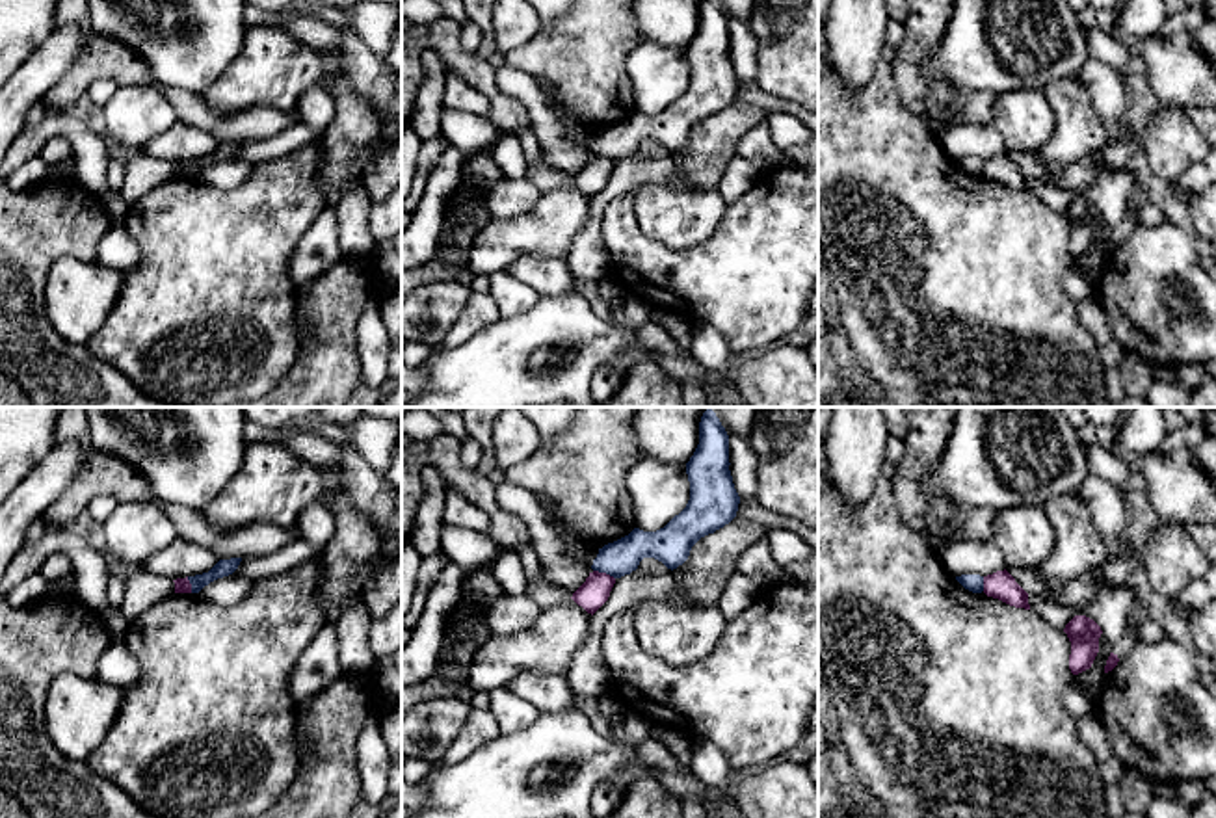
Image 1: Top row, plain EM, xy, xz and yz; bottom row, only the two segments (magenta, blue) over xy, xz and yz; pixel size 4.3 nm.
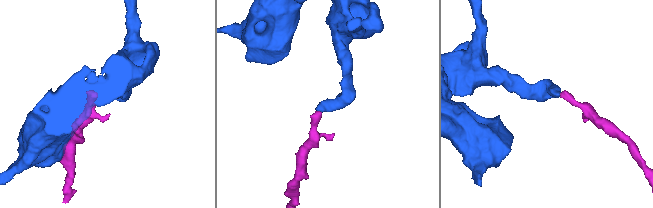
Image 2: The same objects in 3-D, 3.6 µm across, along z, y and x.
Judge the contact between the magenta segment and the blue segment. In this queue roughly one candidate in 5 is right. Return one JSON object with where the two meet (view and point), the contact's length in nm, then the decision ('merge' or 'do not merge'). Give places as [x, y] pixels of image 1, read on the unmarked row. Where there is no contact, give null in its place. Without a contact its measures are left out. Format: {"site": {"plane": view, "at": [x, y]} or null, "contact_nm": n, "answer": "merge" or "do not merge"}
{"site": {"plane": "xz", "at": [605, 157]}, "contact_nm": 100, "answer": "do not merge"}

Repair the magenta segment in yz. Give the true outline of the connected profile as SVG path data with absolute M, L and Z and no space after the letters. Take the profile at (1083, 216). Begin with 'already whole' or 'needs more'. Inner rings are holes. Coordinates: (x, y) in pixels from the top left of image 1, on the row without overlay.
already whole; M1075 199L1064 212L1071 225L1069 253L1078 258L1091 251L1099 236L1099 221L1103 218L1101 210L1086 201Z

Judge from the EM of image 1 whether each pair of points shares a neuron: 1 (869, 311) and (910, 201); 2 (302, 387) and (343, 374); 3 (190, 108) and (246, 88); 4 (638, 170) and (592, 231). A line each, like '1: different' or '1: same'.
1: same
2: same
3: different
4: same

